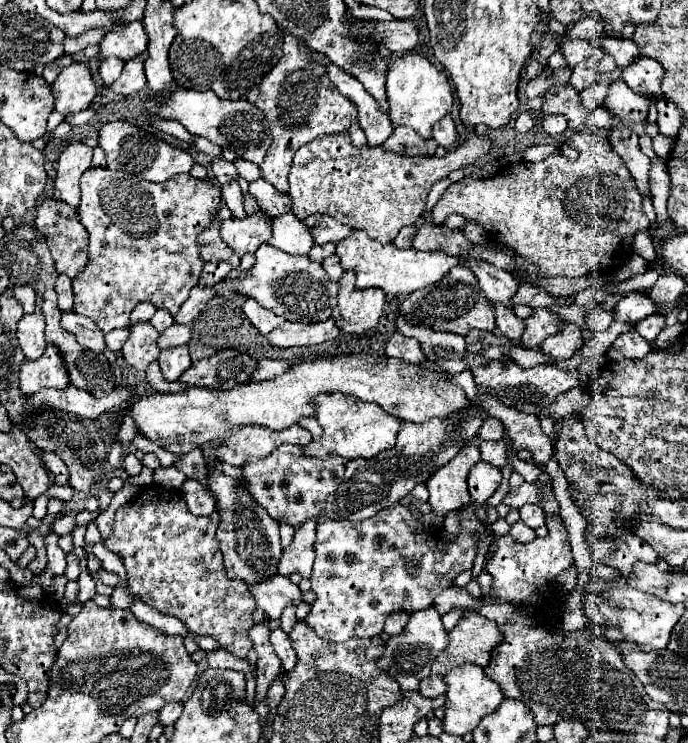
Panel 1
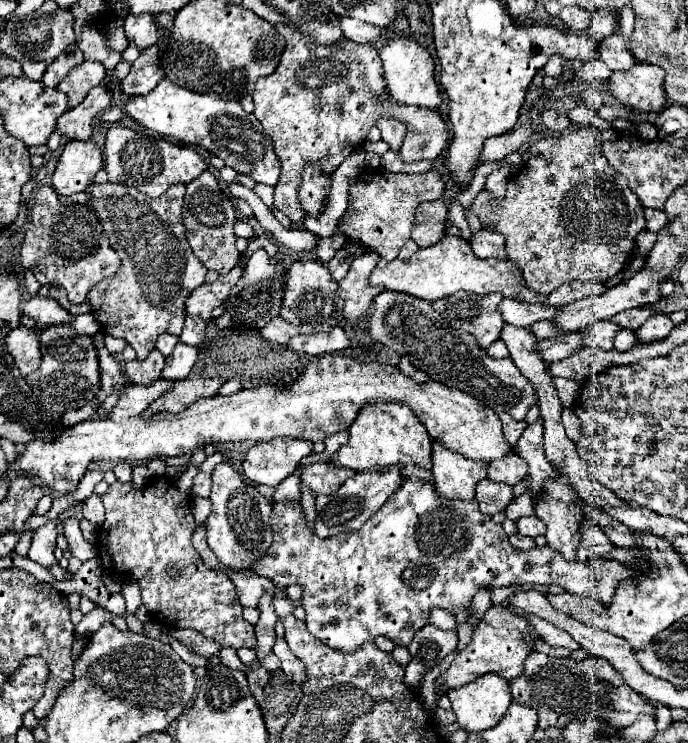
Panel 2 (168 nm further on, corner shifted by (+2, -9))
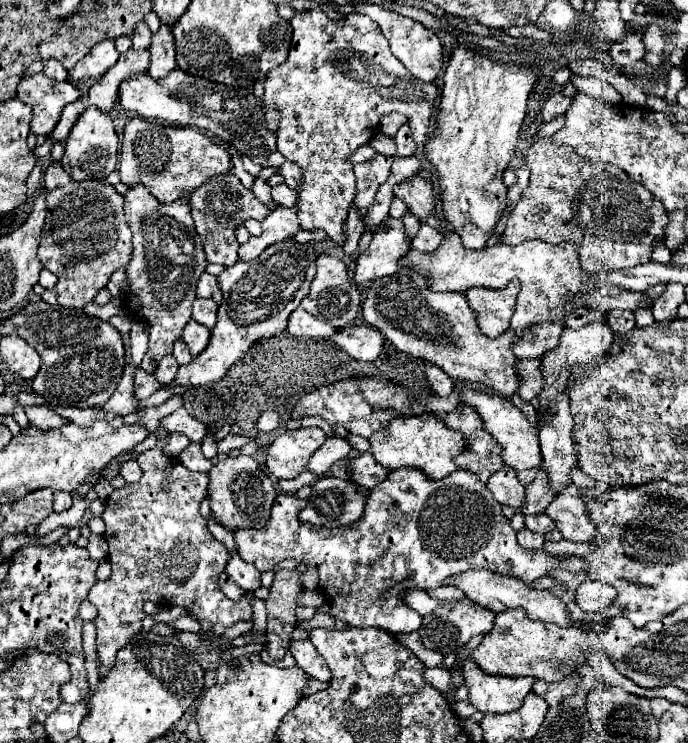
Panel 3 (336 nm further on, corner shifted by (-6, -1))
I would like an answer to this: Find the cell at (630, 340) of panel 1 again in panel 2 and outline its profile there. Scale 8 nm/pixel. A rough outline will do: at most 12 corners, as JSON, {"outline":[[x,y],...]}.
{"outline":[[632,330],[616,336],[614,348],[626,352],[636,344]]}

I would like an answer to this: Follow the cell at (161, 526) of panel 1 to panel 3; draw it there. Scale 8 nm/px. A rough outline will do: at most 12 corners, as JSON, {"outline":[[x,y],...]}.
{"outline":[[164,452],[106,498],[112,574],[90,590],[98,658],[141,632],[146,600],[226,628],[230,552],[198,512],[208,476]]}

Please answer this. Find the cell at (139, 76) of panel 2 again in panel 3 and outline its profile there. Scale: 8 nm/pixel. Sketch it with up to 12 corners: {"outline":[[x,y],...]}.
{"outline":[[162,24],[152,36],[148,74],[164,78],[176,68],[172,28]]}

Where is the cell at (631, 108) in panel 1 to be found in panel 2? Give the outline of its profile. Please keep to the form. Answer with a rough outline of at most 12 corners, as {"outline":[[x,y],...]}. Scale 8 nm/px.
{"outline":[[662,68],[614,72],[608,90],[632,114],[666,104]]}

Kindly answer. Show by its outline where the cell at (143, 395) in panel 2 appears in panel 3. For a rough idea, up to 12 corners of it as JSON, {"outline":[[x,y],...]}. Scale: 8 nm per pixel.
{"outline":[[294,238],[218,276],[212,340],[170,386],[218,382],[286,332],[316,276]]}

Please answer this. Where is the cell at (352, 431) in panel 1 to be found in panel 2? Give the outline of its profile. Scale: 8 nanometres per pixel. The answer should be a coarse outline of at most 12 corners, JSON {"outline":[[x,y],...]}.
{"outline":[[366,404],[330,458],[402,466],[430,482],[426,428],[404,404]]}

